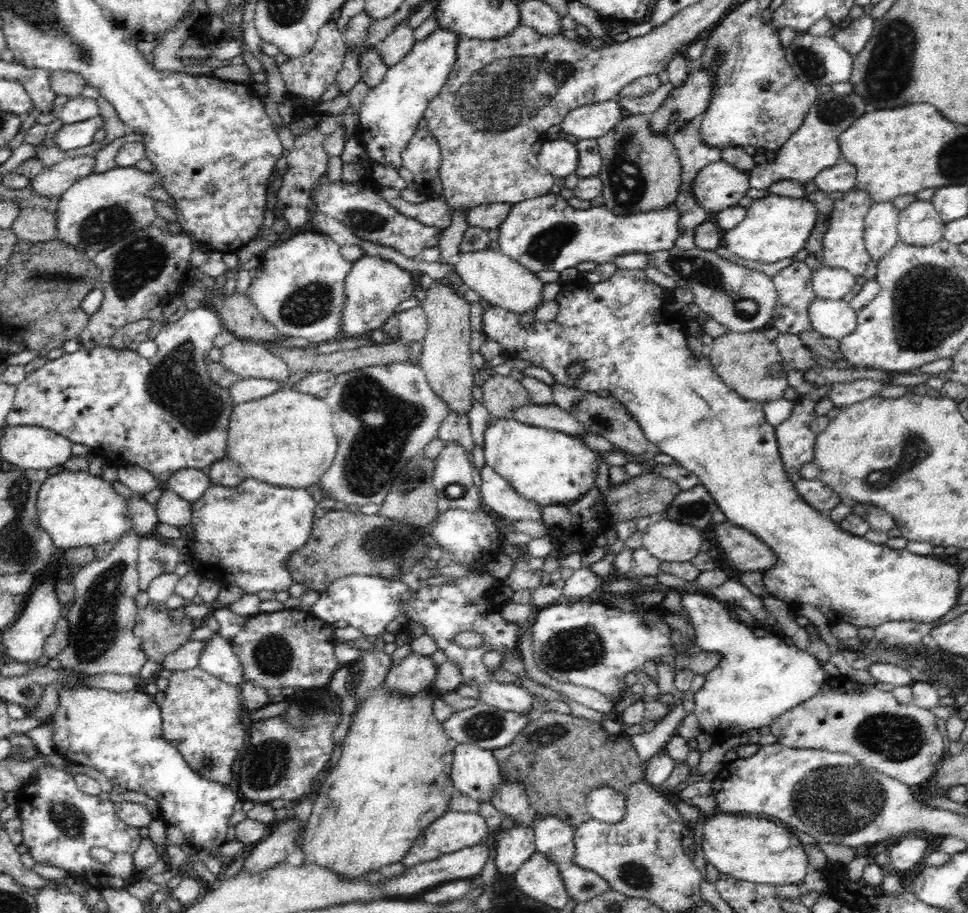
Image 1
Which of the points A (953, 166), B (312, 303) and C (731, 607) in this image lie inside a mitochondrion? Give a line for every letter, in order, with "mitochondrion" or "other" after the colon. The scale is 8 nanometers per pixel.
A: mitochondrion
B: mitochondrion
C: other

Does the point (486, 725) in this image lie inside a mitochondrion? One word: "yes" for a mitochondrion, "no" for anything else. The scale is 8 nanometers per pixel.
yes

